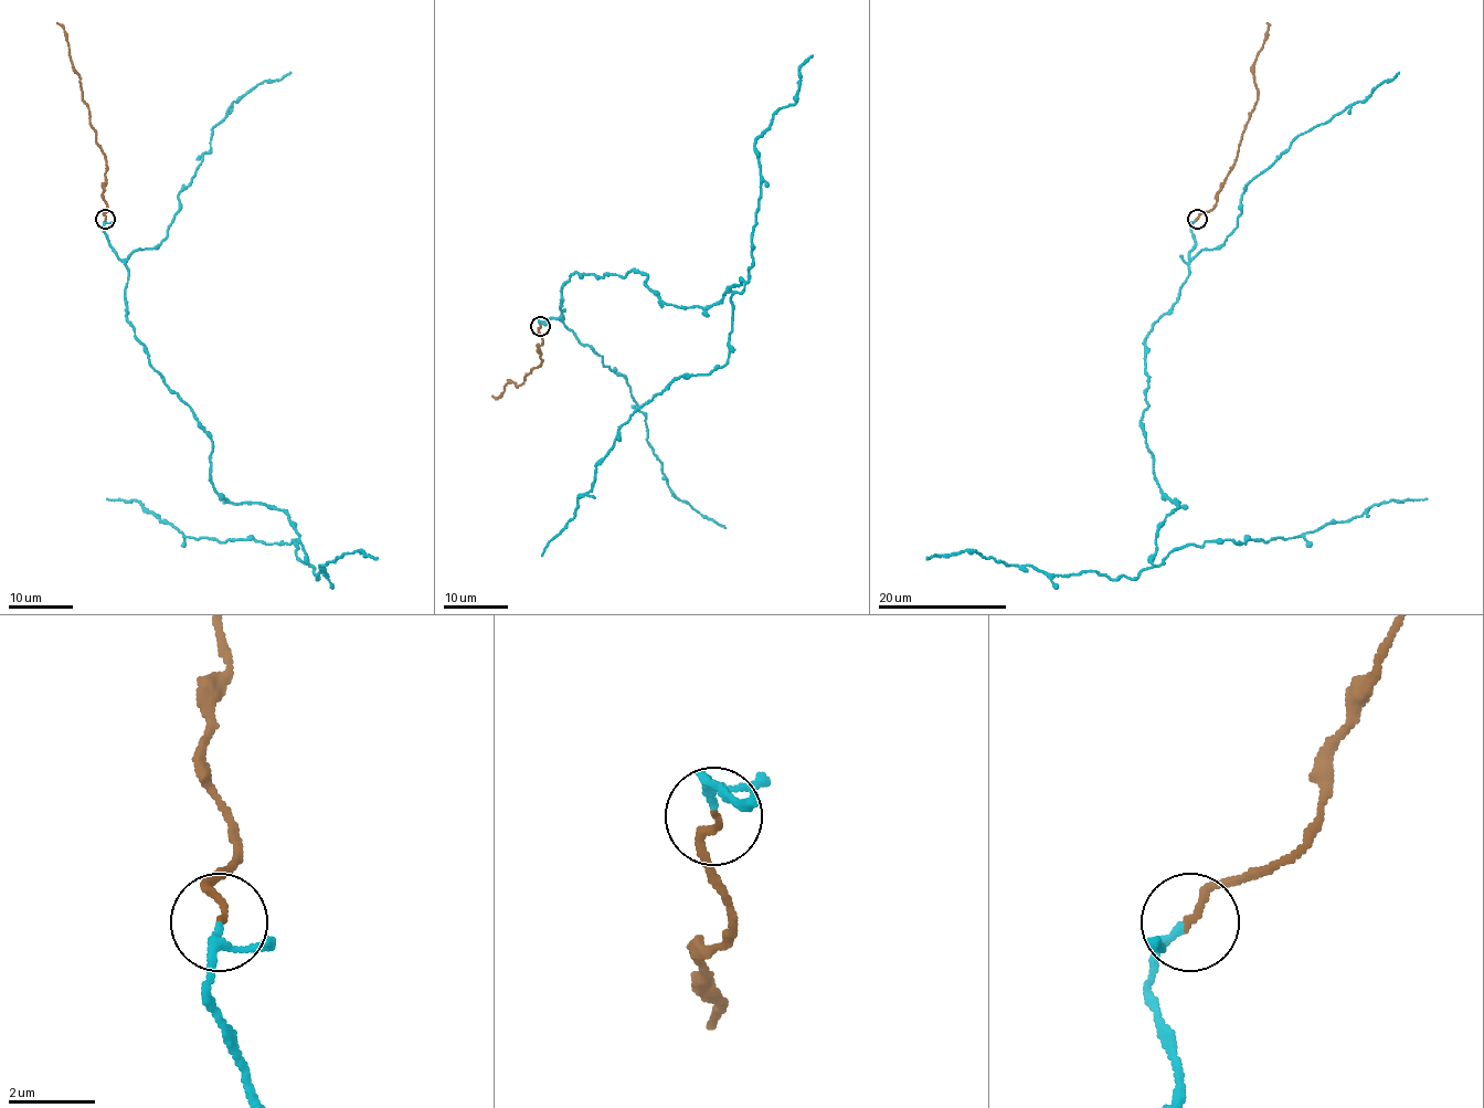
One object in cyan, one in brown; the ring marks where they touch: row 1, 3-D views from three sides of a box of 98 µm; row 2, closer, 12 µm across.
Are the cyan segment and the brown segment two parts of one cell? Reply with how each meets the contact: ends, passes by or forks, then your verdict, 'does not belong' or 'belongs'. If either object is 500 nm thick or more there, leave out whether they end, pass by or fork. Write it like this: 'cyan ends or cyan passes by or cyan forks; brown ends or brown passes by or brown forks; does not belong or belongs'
cyan passes by; brown ends; belongs

